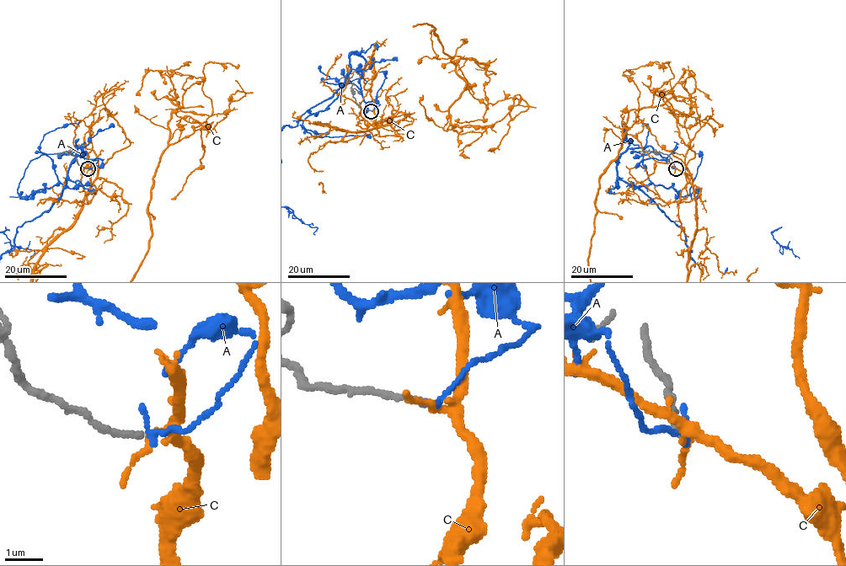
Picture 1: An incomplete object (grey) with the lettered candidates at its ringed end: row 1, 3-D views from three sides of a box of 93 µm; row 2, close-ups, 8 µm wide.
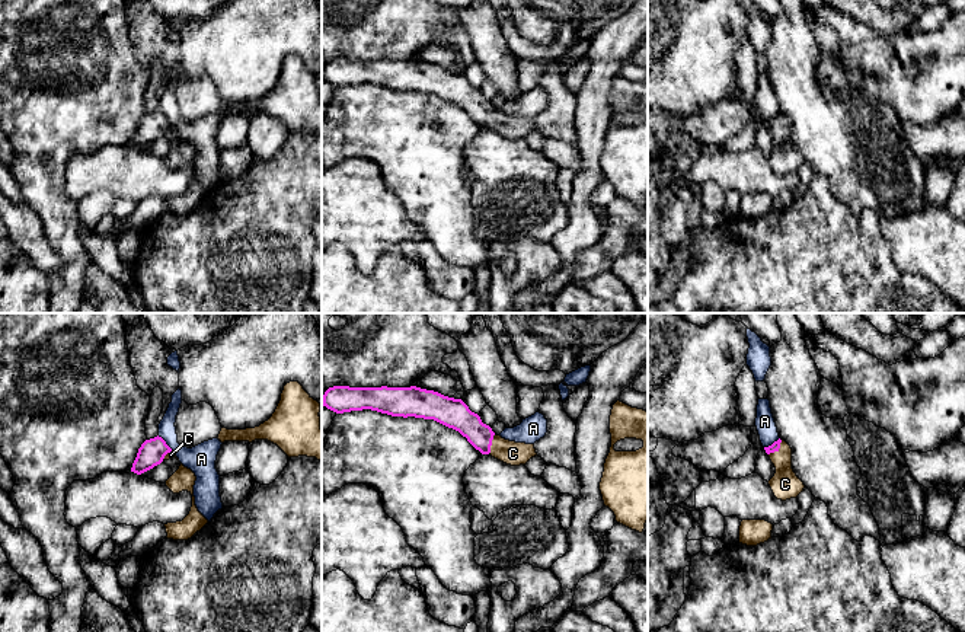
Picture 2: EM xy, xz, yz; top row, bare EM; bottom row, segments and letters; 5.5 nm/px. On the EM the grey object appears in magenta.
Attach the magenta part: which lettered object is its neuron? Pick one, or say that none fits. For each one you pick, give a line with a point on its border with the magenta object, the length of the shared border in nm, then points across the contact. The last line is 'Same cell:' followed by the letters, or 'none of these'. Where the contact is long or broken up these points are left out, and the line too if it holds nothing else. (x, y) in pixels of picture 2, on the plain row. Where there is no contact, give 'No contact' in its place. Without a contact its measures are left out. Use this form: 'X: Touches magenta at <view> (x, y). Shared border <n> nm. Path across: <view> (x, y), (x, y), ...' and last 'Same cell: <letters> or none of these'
C: Touches magenta at yz (777, 123). Shared border 120 nm. Path across: yz (775, 121), (777, 123), (783, 137), (785, 158)
Same cell: C

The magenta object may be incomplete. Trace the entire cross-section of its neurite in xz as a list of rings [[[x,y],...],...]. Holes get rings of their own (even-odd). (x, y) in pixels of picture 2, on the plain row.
[[[333,60],[325,66],[323,80],[336,87],[371,83],[392,90],[434,93],[458,105],[482,128],[491,128],[511,140],[525,138],[537,130],[534,118],[515,116],[496,109],[461,73],[416,60]]]

